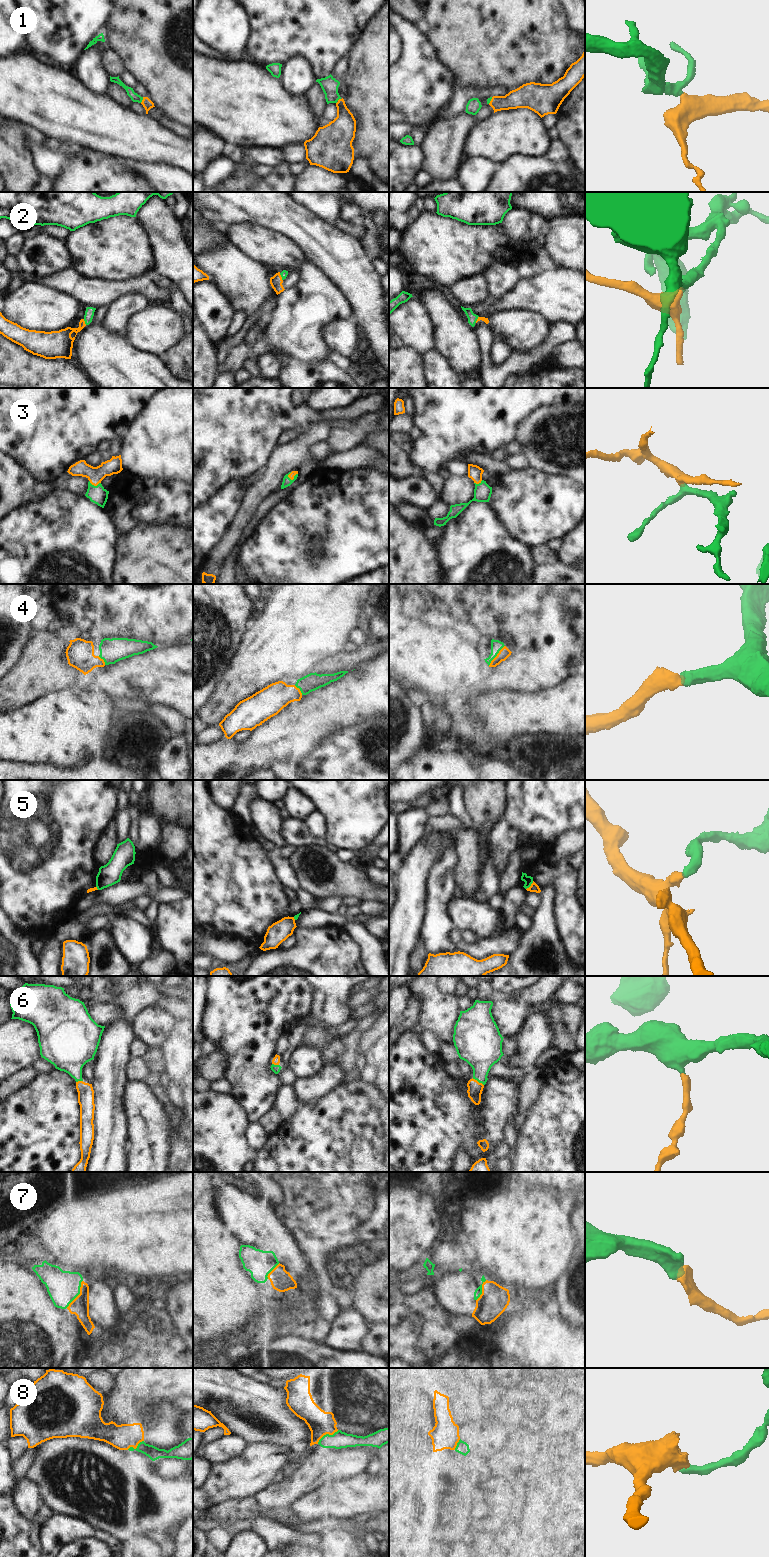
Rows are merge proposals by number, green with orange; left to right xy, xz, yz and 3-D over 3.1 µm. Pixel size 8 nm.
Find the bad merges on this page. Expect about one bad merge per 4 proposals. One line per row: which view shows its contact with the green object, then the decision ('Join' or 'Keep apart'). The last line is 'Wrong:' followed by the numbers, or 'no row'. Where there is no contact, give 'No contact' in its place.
1: Touches green in xy. Join
2: Touches green in xy. Join
3: Touches green in xy. Join
4: Touches green in yz. Join
5: Touches green in yz. Keep apart
6: Touches green in yz. Join
7: Touches green in xy. Join
8: Touches green in xz. Keep apart
Wrong: 5, 8.

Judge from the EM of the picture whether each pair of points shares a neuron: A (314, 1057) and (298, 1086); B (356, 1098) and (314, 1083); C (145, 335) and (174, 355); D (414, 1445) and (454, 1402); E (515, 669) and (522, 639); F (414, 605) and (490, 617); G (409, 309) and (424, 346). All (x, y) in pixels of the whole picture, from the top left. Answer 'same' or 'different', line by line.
A: different
B: different
C: different
D: different
E: different
F: different
G: same

